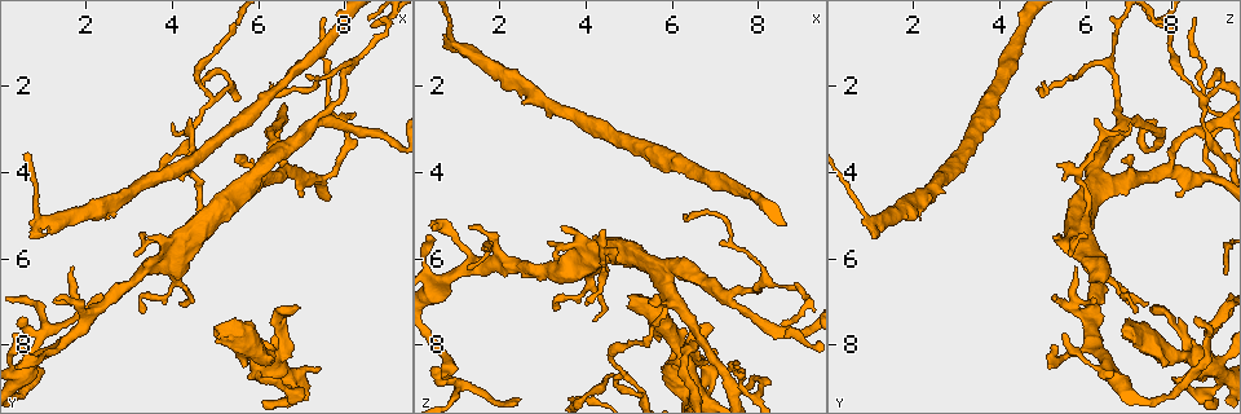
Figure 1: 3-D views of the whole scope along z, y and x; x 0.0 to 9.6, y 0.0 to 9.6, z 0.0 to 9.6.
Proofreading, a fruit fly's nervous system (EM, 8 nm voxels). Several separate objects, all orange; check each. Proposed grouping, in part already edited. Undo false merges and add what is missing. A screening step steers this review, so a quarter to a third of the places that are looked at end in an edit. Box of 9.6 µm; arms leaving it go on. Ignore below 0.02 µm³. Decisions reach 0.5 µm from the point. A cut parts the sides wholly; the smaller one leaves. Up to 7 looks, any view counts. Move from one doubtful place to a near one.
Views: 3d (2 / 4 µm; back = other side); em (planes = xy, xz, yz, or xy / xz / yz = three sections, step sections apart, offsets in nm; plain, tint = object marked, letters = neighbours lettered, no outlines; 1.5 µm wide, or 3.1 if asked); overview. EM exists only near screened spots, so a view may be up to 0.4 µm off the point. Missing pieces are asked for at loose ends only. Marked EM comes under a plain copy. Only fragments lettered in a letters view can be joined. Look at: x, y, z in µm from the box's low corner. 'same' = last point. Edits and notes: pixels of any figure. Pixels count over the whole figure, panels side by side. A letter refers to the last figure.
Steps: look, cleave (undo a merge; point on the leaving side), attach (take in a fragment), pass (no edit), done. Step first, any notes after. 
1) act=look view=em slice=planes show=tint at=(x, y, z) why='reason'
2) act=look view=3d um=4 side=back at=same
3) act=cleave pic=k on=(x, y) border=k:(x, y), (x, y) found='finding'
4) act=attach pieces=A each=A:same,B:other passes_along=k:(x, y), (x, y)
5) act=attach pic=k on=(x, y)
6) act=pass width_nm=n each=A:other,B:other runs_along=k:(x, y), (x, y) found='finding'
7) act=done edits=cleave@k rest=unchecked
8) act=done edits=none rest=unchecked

act=look view=em slice=xy step=4 show=tint at=(7.40, 4.10, 9.00) why='side arm on a straight run'

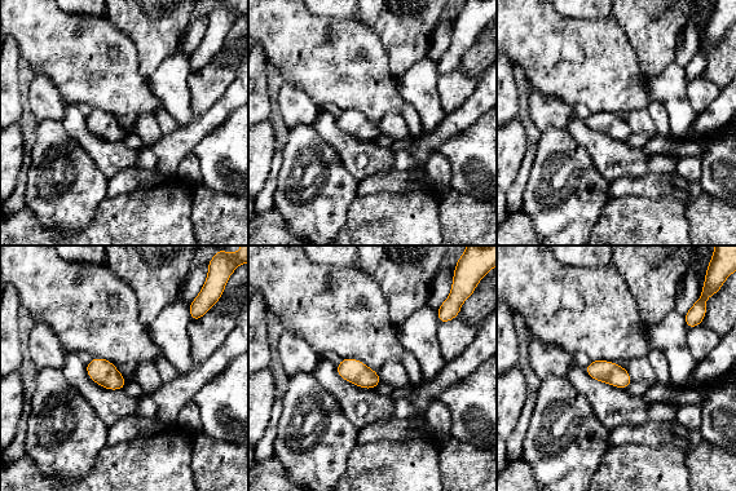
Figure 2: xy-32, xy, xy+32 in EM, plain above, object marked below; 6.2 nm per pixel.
act=look view=em slice=xz step=8 show=letters at=same why='another direction'

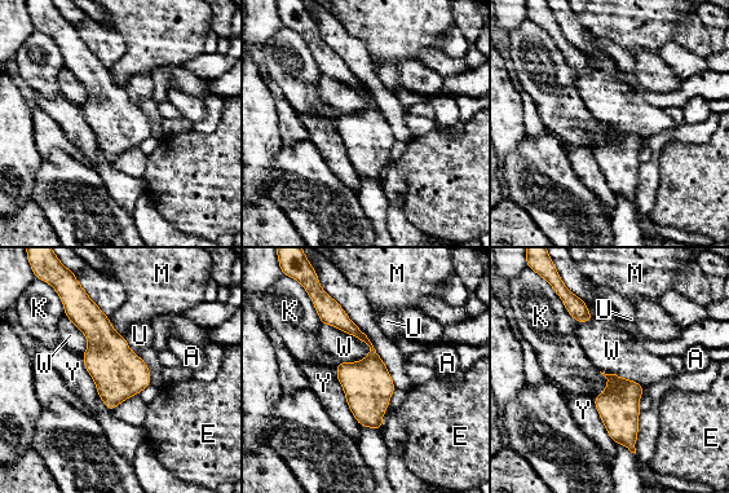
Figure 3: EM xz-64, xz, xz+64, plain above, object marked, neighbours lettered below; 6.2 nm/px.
act=pass width_nm=300 each=A:other,E:other,K:other,M:other,U:other,W:other,Y:other runs_along=3:(330, 306), (372, 350), (379, 426) found='all the same cell'

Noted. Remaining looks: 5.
act=look view=3d um=4 at=(5.45, 3.65, 7.00) why='free end'

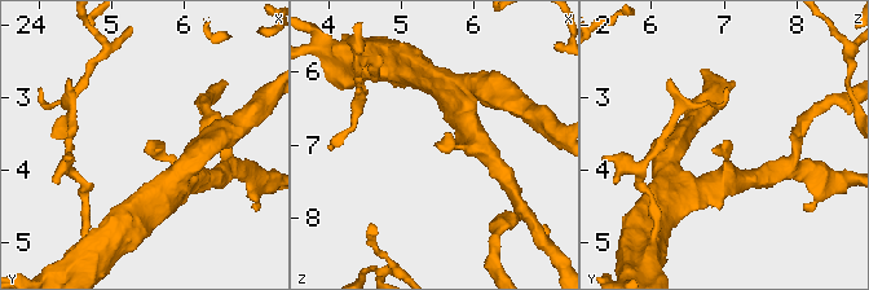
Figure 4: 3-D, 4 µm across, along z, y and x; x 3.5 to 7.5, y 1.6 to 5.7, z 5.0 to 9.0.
act=look view=em slice=planes show=letters at=(5.40, 3.70, 7.00) why='need the tissue'

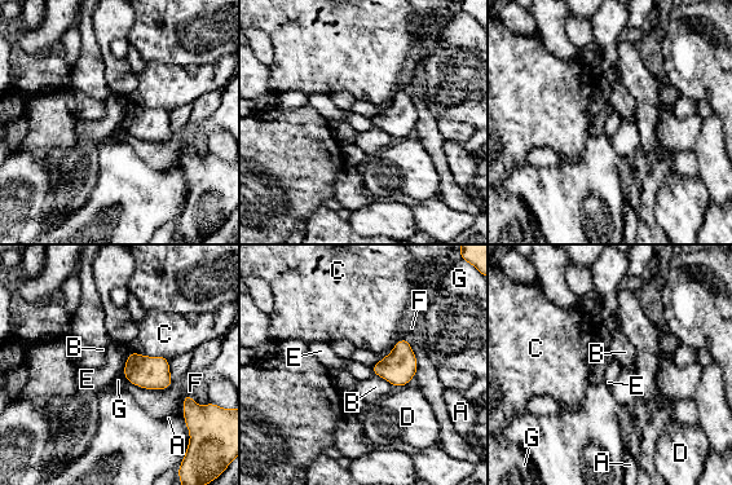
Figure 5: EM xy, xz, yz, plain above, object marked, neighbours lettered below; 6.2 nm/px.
act=pass each=A:other,B:other,C:other,D:other,E:other,F:other,G:other border=5:(129, 352), (122, 370) found='no lettered fragment goes on from it'

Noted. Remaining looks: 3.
act=look view=3d um=4 at=(6.30, 1.90, 5.10) why='branch stops here'

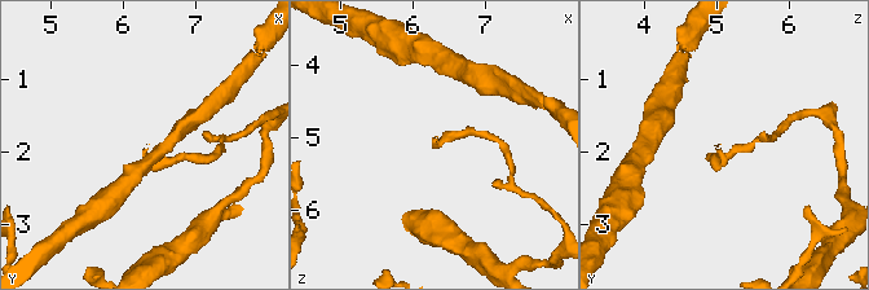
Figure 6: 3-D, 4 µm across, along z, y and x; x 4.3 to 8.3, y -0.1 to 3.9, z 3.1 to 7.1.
act=look view=em slice=planes show=letters at=(6.30, 1.95, 5.05) why='shape alone is not enough'

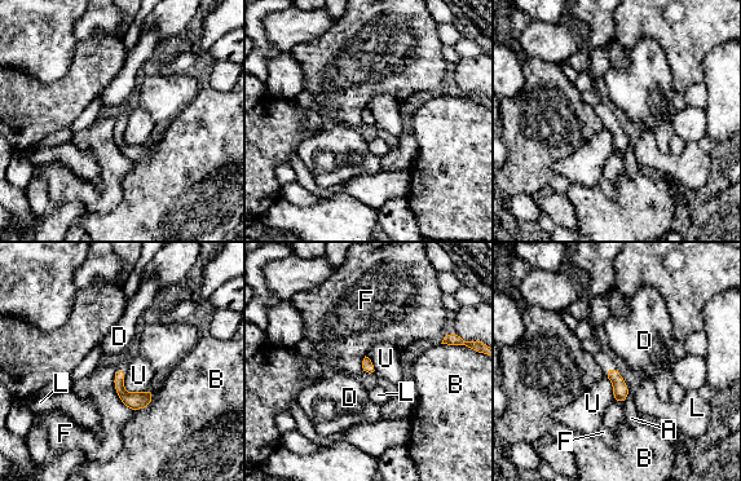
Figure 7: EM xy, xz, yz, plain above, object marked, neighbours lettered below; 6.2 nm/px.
act=pass each=A:other,B:other,D:other,F:other,L:other,U:other found='no lettered fragment goes on from it'

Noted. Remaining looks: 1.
act=done edits=none rest=unchecked

